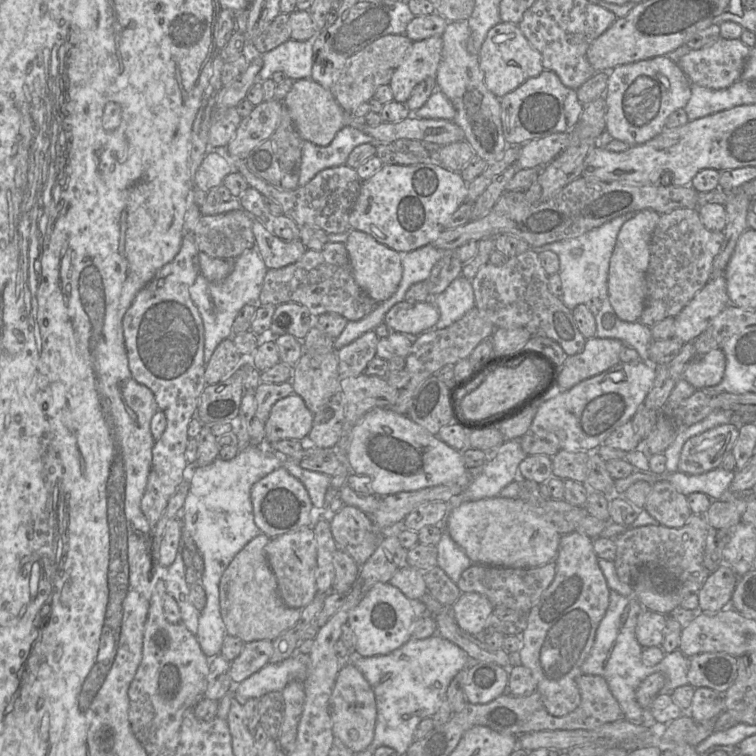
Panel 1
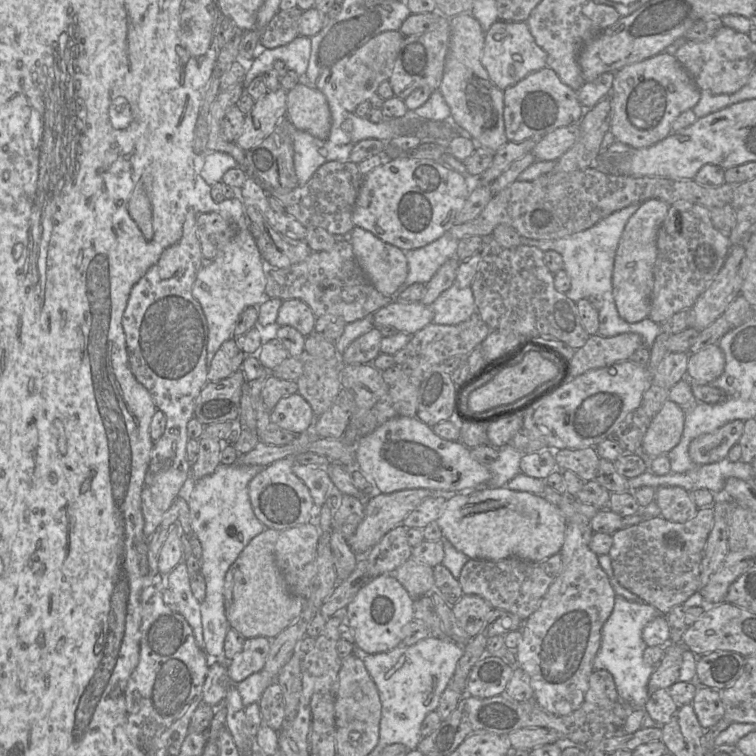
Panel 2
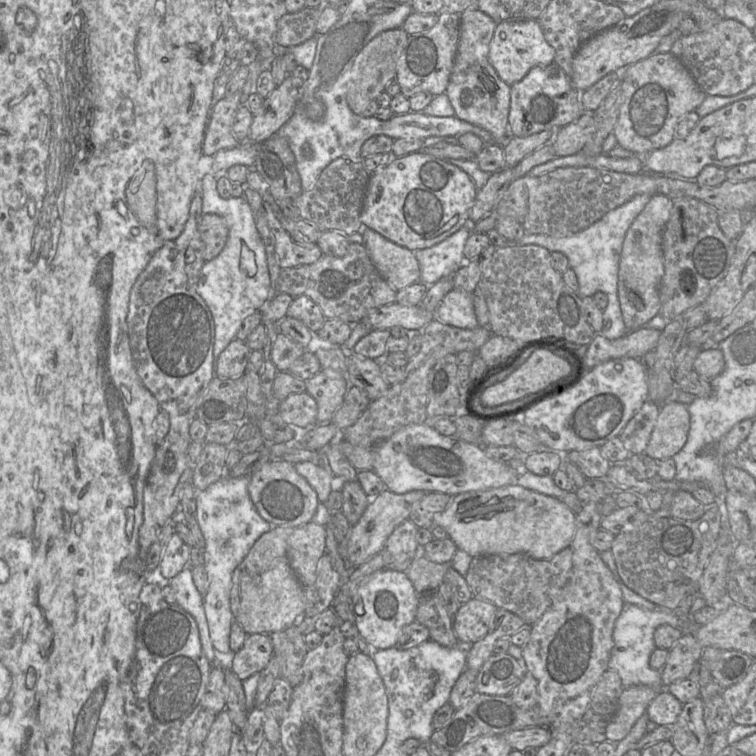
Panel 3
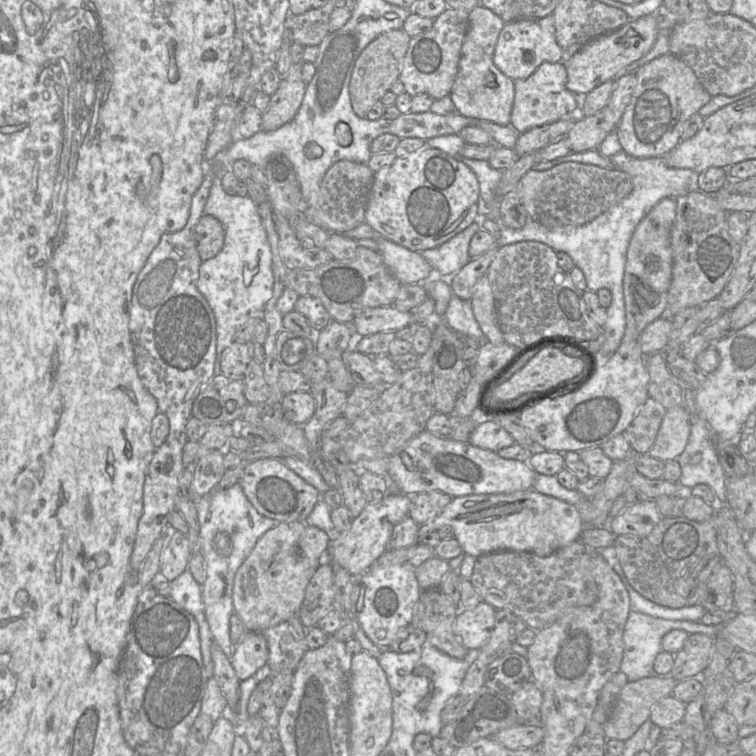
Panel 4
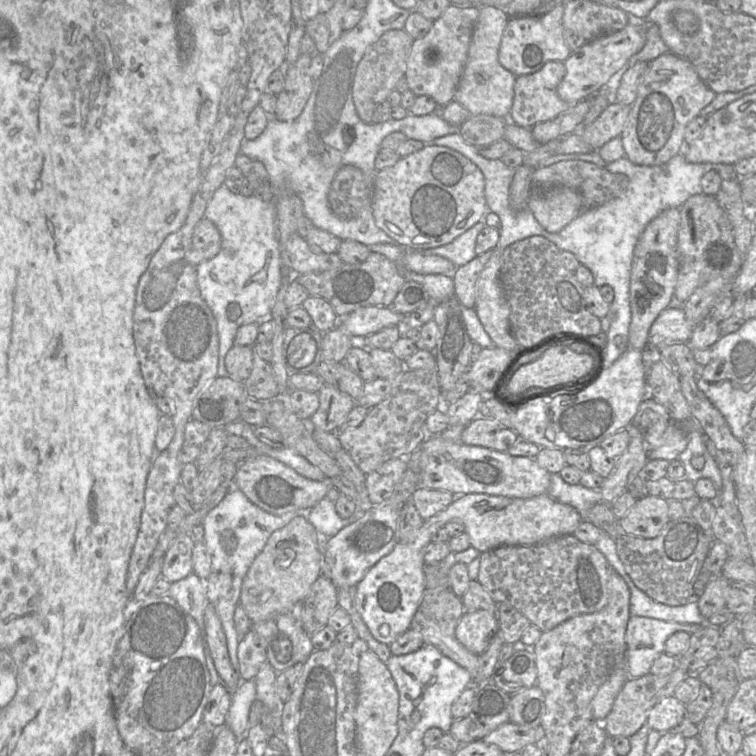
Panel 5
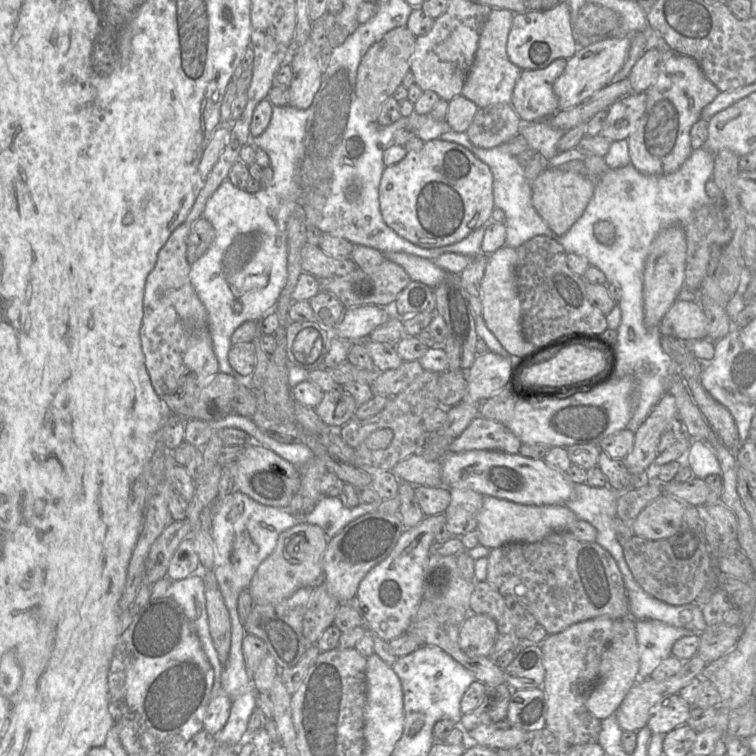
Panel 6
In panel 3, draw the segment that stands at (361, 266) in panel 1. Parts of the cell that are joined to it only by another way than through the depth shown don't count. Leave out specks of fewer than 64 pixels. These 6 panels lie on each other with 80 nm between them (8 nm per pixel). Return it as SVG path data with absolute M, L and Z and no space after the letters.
M362 227L363 244L381 277L396 291L420 281L420 266L410 249Z

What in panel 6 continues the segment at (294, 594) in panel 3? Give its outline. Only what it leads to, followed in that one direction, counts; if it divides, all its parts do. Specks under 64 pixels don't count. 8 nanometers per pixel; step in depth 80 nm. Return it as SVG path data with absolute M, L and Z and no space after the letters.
M297 524L282 532L274 551L259 565L248 587L254 604L277 604L304 587L314 588L323 577L323 558L328 537L317 525Z

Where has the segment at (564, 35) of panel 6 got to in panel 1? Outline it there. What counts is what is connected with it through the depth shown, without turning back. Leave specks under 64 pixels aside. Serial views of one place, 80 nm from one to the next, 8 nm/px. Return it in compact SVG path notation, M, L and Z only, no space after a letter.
M501 21L493 26L487 33L478 57L487 88L500 99L544 70L540 52L529 43L518 25L513 23Z

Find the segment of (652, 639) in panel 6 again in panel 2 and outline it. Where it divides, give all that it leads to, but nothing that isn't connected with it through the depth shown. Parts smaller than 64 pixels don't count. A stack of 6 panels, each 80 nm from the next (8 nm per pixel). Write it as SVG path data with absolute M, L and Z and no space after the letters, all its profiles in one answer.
M616 595L612 613L601 630L600 649L593 660L593 668L611 673L620 700L631 709L644 709L650 697L648 682L656 666L650 666L644 662L643 653L647 645L642 638L642 631L659 615L660 612L652 605L628 601Z

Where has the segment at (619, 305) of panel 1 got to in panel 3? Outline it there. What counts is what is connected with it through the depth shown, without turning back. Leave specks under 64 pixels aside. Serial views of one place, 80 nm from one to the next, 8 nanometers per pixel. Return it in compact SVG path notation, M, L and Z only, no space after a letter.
M665 195L652 196L626 232L619 260L617 293L623 321L629 332L644 327L659 314L659 286L664 274L662 233L673 204L674 200Z

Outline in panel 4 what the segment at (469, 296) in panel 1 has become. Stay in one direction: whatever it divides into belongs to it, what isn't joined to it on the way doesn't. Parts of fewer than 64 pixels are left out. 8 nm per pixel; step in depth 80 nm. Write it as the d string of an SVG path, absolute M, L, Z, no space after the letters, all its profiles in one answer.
M453 294L442 319L451 329L463 335L467 340L478 343L486 340L474 317L470 301Z

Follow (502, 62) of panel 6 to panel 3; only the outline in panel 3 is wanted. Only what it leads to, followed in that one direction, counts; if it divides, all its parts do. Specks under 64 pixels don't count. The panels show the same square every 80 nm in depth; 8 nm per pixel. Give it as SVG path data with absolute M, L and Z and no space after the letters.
M469 9L460 14L457 52L445 94L457 118L487 130L495 143L500 144L509 138L511 85L499 77L488 60L496 25L496 21L479 9Z

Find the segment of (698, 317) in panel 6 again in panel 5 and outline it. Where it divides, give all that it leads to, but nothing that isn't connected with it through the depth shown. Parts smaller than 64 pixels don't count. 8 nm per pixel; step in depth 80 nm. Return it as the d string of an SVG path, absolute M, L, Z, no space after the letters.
M668 307L663 310L649 329L649 348L660 347L673 343L688 343L694 326L686 319L681 307Z

